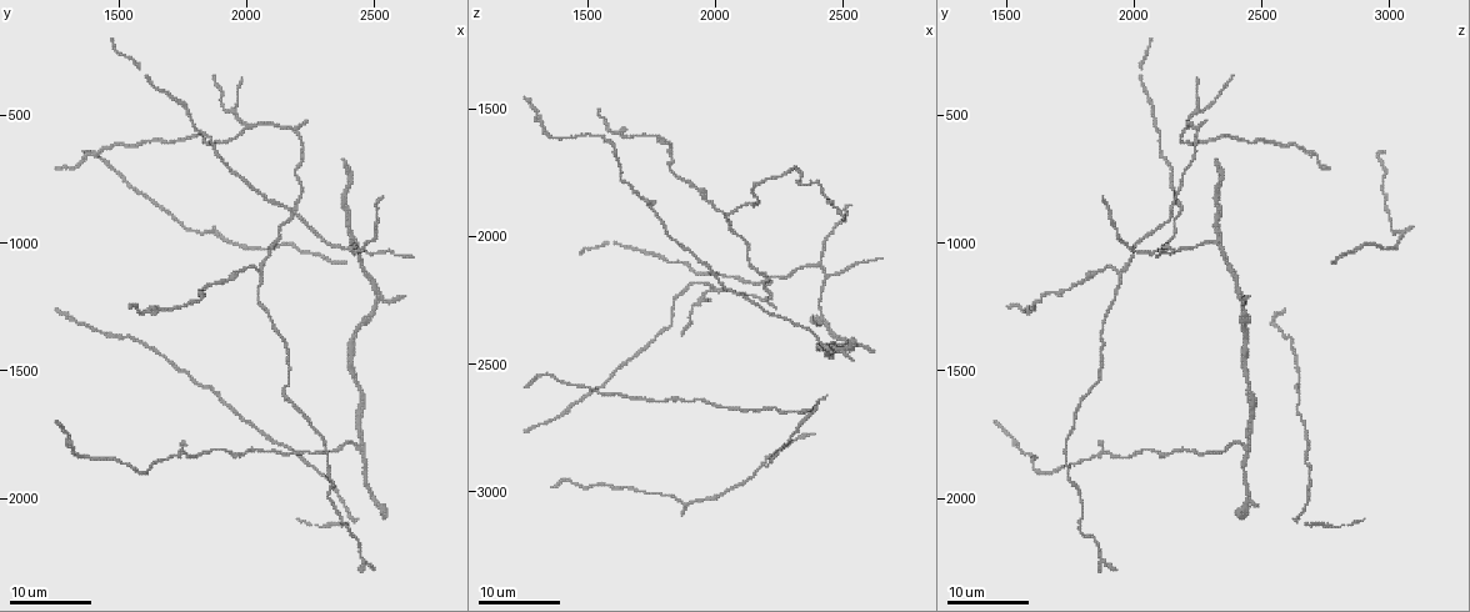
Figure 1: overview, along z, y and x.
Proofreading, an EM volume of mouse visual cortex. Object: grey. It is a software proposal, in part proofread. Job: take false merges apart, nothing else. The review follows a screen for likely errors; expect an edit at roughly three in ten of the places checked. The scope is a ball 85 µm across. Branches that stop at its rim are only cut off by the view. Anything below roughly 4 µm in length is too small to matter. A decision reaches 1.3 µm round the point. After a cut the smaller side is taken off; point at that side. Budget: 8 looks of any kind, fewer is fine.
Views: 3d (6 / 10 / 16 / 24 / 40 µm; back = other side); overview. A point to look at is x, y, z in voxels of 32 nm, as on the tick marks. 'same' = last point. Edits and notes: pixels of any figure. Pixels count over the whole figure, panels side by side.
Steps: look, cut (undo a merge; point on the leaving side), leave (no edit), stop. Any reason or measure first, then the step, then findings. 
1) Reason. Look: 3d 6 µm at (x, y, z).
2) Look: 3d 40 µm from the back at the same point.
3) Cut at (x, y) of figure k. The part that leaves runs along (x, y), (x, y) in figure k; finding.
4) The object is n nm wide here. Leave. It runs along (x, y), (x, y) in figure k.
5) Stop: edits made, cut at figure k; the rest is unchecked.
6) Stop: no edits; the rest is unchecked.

Thin arm on a thick one. Look: 3d 24 µm at (2180, 900, 2140).

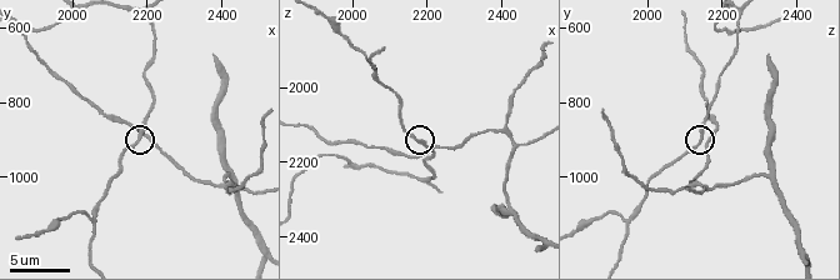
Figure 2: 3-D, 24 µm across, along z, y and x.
Look: 3d 10 µm at (2180, 900, 2150).

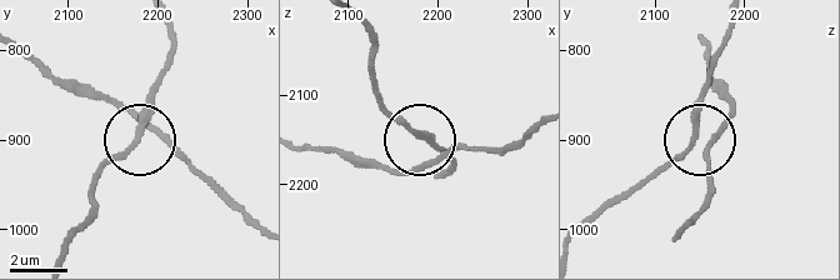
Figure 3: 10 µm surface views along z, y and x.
Look: 3d 10 µm from the back at (2175, 895, 2145).

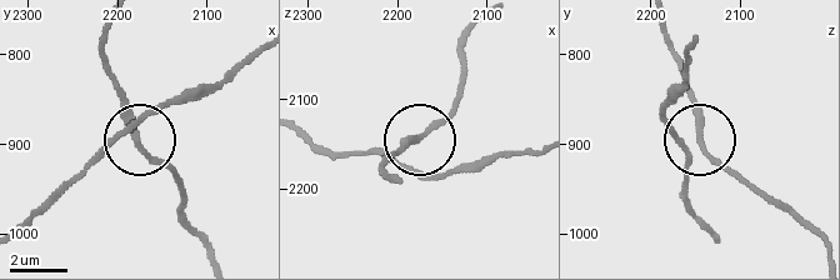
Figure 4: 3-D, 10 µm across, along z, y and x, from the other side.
The object is 180 nm wide here. Leave. All the same neuron.

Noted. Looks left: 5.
Arms part here. Look: 3d 16 µm at (2420, 990, 2330).

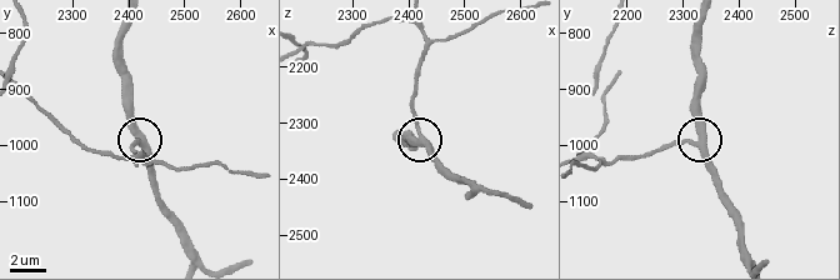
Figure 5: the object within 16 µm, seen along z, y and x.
The object is 350 nm wide here. Leave. It runs along (590, 145), (581, 159), (613, 163), (693, 144), (698, 79) in figure 5; all the same neuron.

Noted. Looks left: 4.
Look: 3d 16 µm at (2440, 1790, 2430).

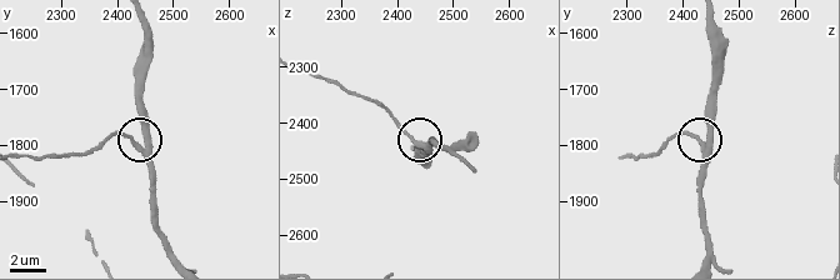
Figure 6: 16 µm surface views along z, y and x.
Look: 3d 10 µm at (2435, 1800, 2435).

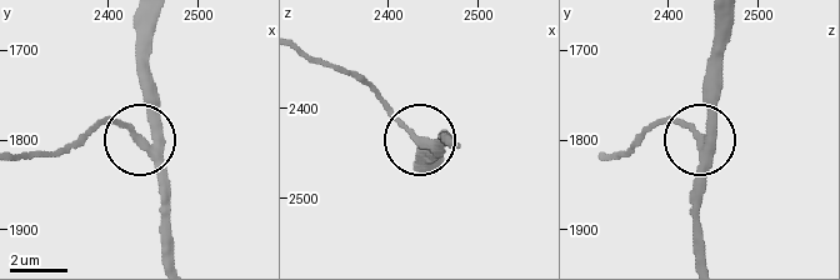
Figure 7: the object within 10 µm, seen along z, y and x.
Leave. Continuous, no second neuron.

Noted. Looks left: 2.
Arms part here. Look: 3d 16 µm at (2000, 540, 2210).

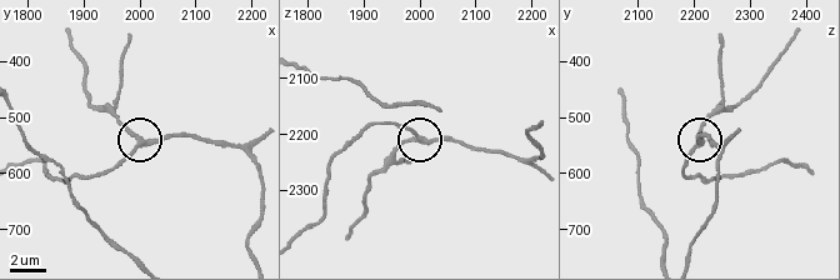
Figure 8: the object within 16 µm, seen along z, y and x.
Look: 3d 6 µm at (2000, 545, 2215).

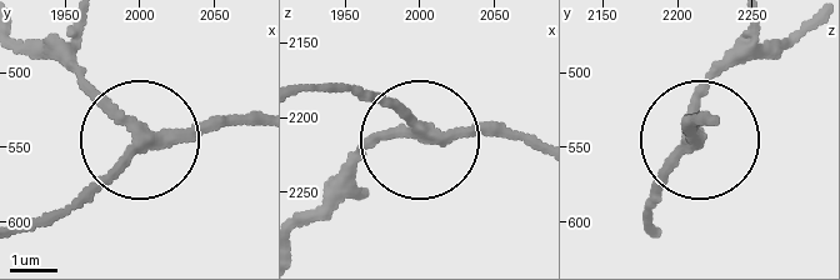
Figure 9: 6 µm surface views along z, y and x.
Leave. It runs along (256, 126), (136, 134), (56, 59) in figure 9; continuous, no second neuron.

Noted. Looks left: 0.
Stop: no edits; the rest is unchecked.

